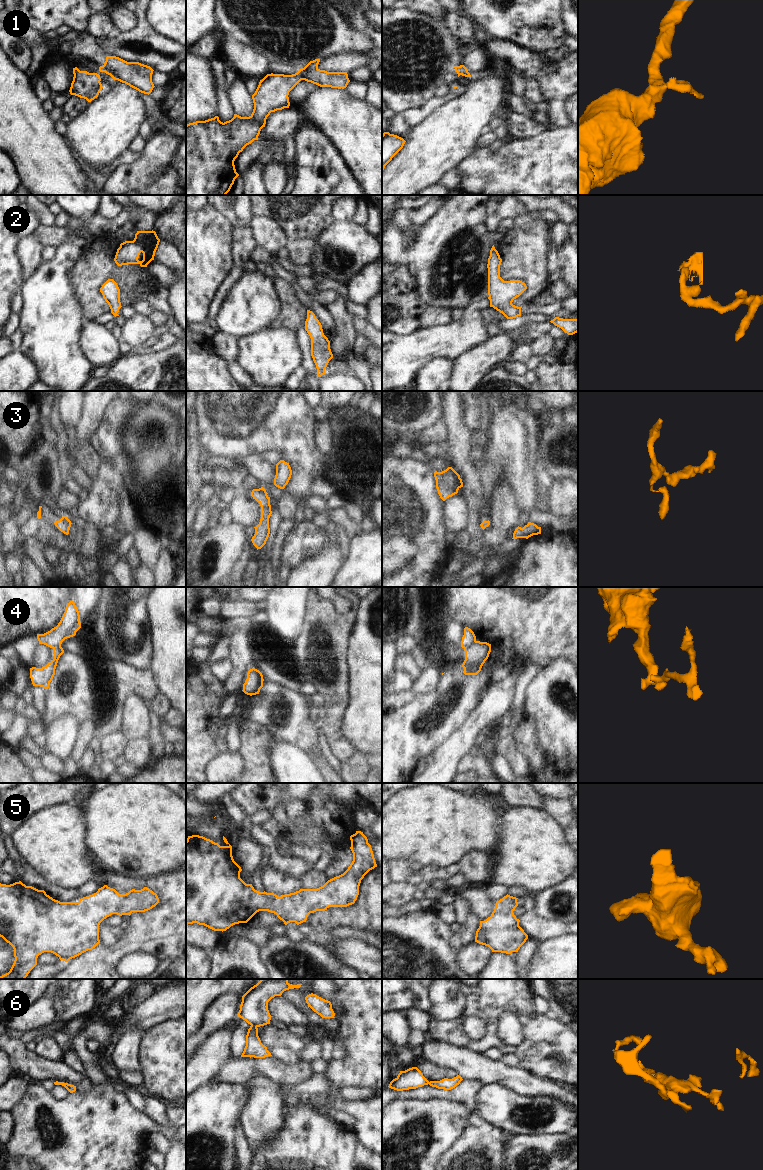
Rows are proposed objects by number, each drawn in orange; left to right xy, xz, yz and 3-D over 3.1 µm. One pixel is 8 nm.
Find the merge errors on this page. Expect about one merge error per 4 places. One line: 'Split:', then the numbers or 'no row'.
Split: 1, 4

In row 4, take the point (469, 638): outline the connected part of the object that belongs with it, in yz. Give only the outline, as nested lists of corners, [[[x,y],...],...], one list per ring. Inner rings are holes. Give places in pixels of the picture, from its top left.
[[[465,627],[464,628],[464,635],[462,637],[462,641],[461,641],[461,647],[462,648],[468,648],[471,645],[473,645],[476,642],[476,636],[474,634],[474,632],[468,628]]]

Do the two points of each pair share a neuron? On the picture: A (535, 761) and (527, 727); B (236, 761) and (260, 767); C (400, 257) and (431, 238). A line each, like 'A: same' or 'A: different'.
A: same
B: different
C: different

